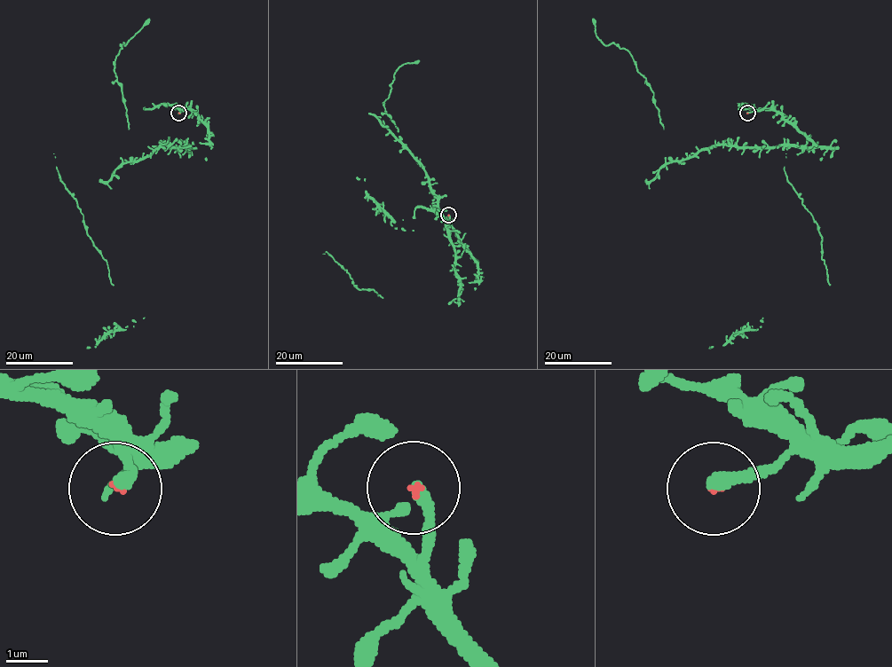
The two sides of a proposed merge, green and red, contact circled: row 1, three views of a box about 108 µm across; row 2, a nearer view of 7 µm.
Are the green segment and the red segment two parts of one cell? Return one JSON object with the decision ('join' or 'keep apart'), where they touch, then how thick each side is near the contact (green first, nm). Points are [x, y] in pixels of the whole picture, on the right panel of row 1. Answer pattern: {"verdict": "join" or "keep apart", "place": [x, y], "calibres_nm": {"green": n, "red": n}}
{"verdict": "join", "place": [747, 113], "calibres_nm": {"green": 320, "red": 70}}

